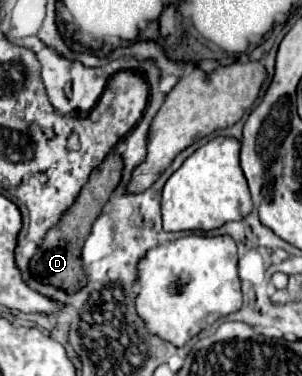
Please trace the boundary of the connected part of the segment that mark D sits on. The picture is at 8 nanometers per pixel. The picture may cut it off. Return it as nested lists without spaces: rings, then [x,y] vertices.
[[[111,152],[107,156],[107,160],[103,160],[103,164],[99,168],[95,168],[89,182],[83,186],[81,194],[77,196],[77,200],[69,208],[69,212],[63,216],[63,220],[59,220],[59,224],[55,228],[51,228],[47,232],[47,236],[43,238],[39,252],[31,260],[33,276],[37,276],[45,284],[61,286],[67,292],[77,292],[87,284],[87,276],[85,276],[83,262],[81,262],[81,248],[85,244],[85,238],[91,234],[93,222],[101,216],[101,210],[107,204],[111,192],[119,186],[121,176],[123,176],[123,158],[119,152]]]

